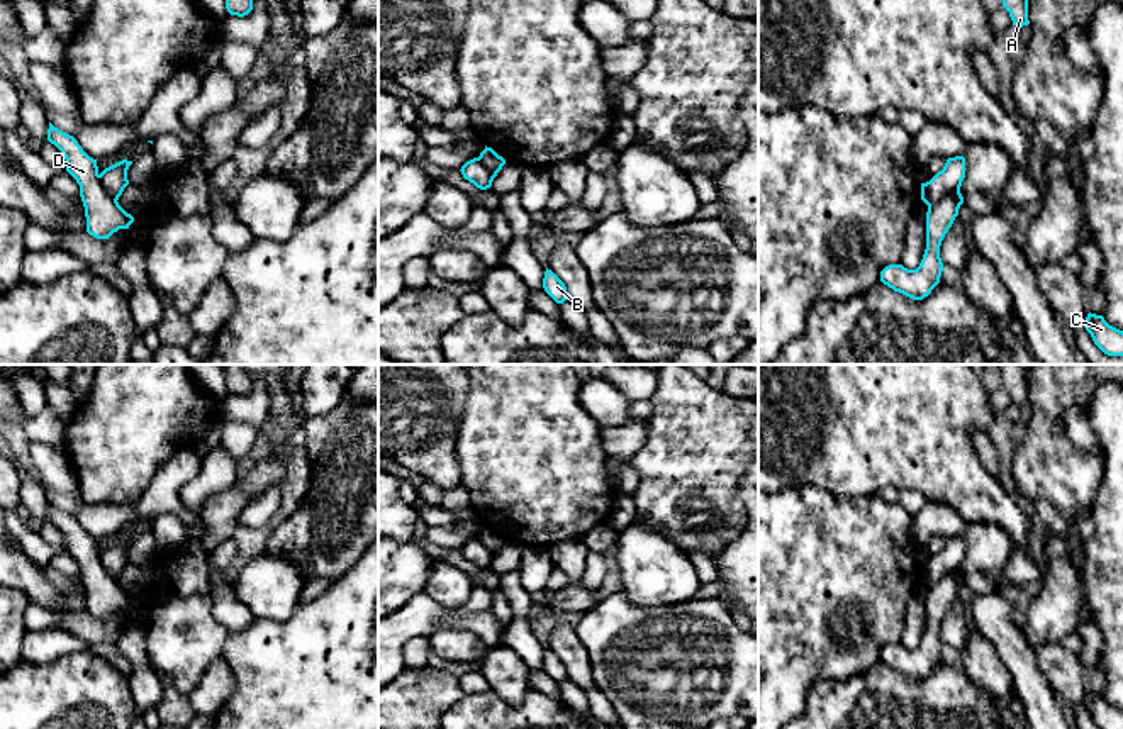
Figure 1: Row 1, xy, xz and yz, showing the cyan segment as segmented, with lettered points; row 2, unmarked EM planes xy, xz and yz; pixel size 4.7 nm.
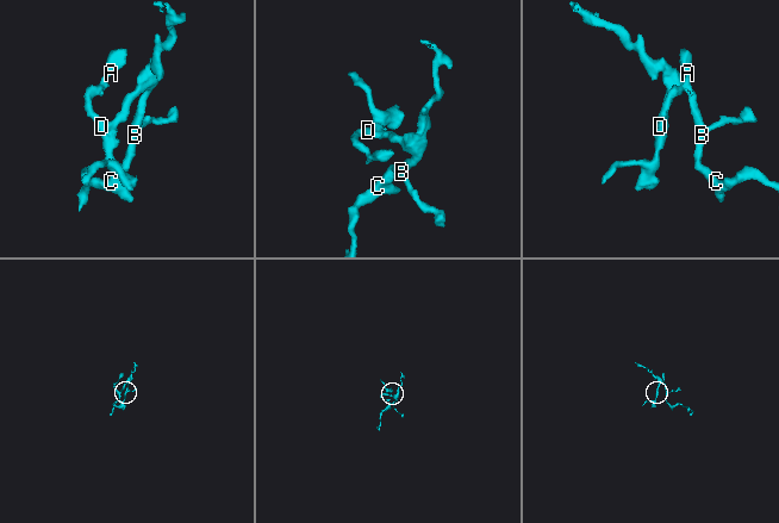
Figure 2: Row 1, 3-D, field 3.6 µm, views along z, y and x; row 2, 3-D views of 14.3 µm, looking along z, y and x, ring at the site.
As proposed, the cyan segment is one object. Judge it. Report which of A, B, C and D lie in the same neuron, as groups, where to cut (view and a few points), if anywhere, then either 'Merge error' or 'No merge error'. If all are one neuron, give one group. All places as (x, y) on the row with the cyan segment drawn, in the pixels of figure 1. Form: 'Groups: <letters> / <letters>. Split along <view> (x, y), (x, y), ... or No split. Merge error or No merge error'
Groups: A D / B C. Split along yz (959, 189), (945, 192), (928, 207). Merge error

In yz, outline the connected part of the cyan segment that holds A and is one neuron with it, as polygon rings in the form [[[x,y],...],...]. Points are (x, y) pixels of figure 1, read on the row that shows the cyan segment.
[[[1003,0],[1003,7],[1009,12],[1013,25],[1020,29],[1028,25],[1028,0]]]

